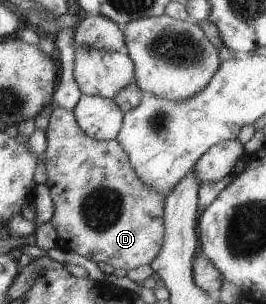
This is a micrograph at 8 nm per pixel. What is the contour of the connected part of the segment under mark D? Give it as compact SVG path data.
M55 107L45 130L46 179L43 183L49 188L55 206L50 222L57 233L57 247L83 256L95 264L104 262L126 271L149 264L163 244L164 199L137 178L127 155L115 139L101 141L87 136L77 126L72 110Z

